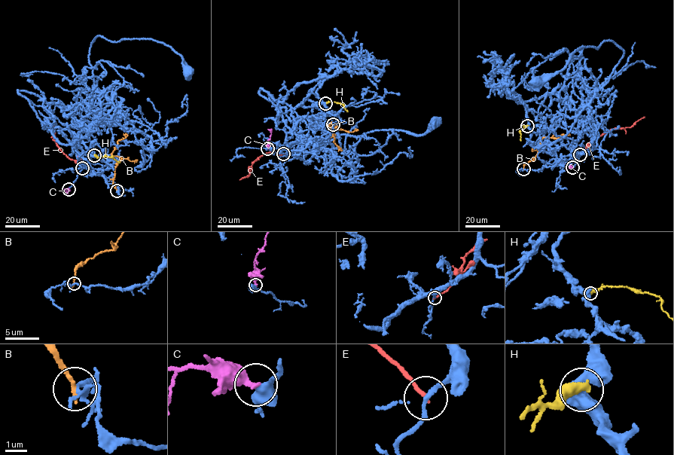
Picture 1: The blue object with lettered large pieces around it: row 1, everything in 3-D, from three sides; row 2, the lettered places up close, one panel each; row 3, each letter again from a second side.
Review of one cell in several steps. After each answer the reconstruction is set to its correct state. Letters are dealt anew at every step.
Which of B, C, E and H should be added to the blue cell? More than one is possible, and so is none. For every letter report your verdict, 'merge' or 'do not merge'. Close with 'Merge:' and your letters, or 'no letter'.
B: do not merge
C: do not merge
E: do not merge
H: do not merge
Merge: no letter

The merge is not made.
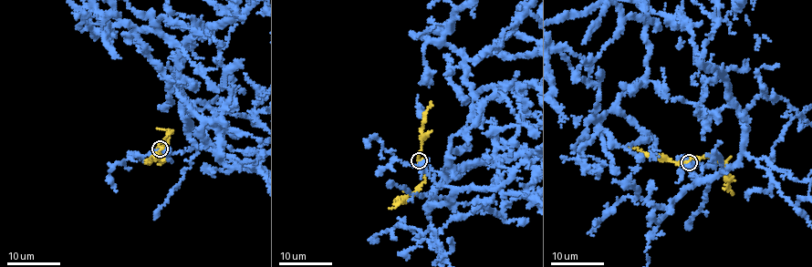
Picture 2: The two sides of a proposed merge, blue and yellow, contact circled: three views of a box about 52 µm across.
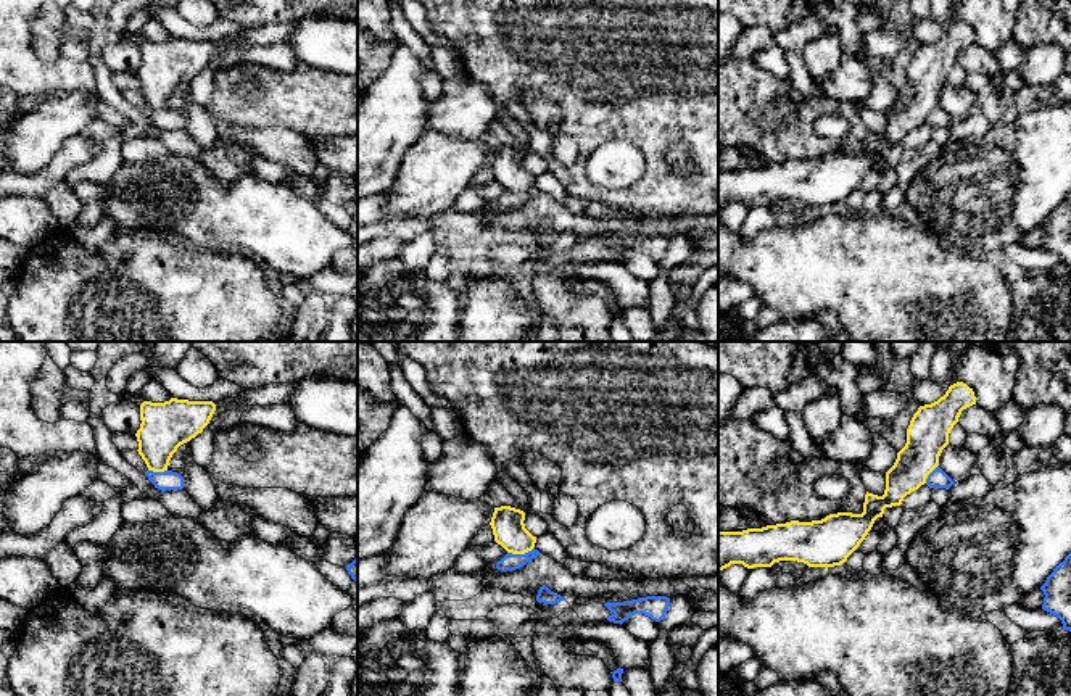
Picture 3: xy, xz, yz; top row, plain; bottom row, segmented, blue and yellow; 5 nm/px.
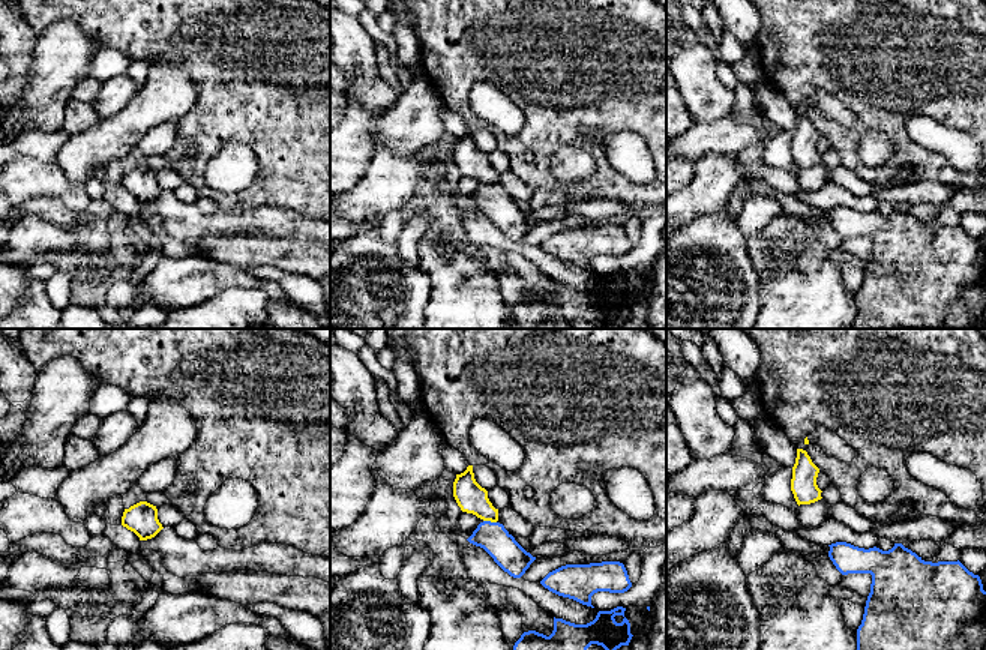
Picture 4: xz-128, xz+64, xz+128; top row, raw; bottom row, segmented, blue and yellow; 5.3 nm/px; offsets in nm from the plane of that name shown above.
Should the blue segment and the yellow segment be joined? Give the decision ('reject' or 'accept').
reject

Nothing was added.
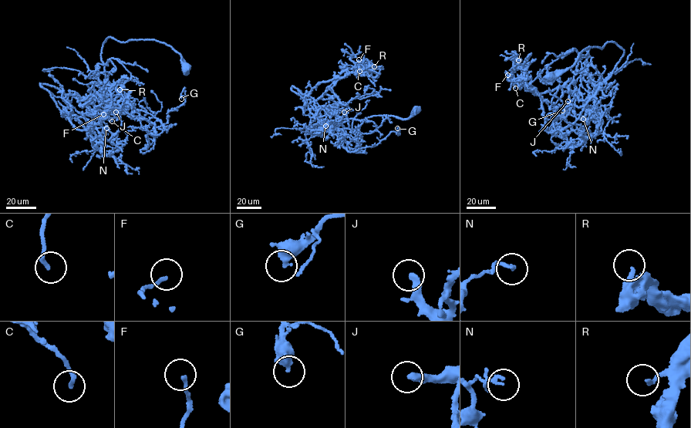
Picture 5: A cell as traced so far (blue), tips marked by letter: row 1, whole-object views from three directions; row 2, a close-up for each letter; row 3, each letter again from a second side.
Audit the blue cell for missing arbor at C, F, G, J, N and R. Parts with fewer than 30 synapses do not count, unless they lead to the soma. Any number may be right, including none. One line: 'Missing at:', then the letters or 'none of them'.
Missing at: J

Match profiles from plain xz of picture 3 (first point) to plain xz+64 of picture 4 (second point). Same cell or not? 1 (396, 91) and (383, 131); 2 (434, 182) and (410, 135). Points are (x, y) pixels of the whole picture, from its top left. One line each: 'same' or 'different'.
1: different
2: different

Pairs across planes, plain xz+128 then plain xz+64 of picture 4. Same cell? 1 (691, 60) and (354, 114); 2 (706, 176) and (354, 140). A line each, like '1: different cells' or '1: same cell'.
1: different cells
2: different cells

